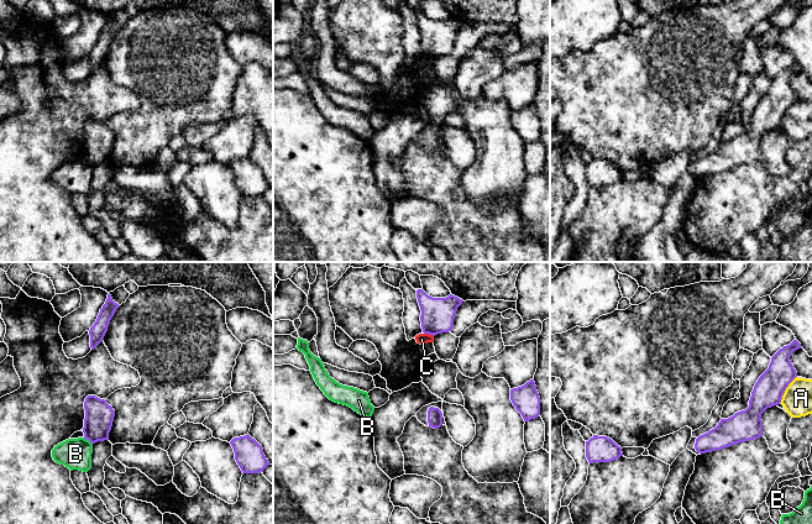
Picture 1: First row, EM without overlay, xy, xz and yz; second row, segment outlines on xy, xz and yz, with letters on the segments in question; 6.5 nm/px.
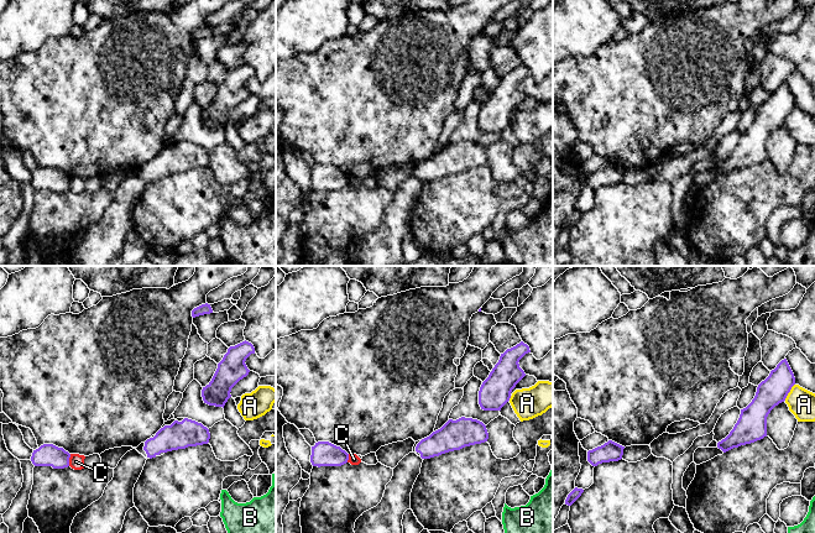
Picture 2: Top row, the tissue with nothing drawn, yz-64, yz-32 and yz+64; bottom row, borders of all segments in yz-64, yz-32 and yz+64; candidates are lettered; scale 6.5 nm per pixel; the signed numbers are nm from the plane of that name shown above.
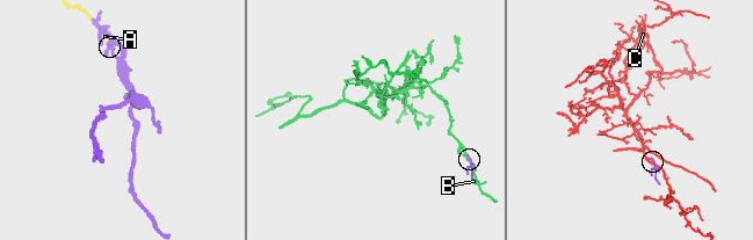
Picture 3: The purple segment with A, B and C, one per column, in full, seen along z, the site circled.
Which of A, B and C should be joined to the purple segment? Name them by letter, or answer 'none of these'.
none of these

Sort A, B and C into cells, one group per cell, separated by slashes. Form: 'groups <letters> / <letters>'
groups A / B / C

